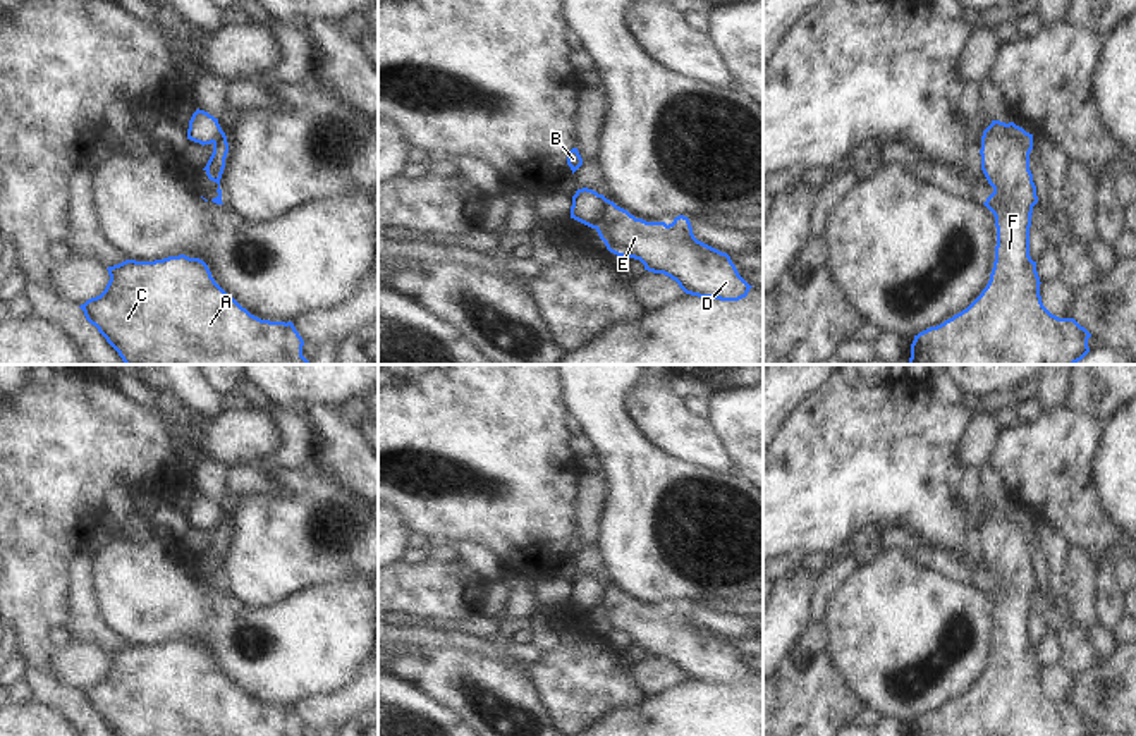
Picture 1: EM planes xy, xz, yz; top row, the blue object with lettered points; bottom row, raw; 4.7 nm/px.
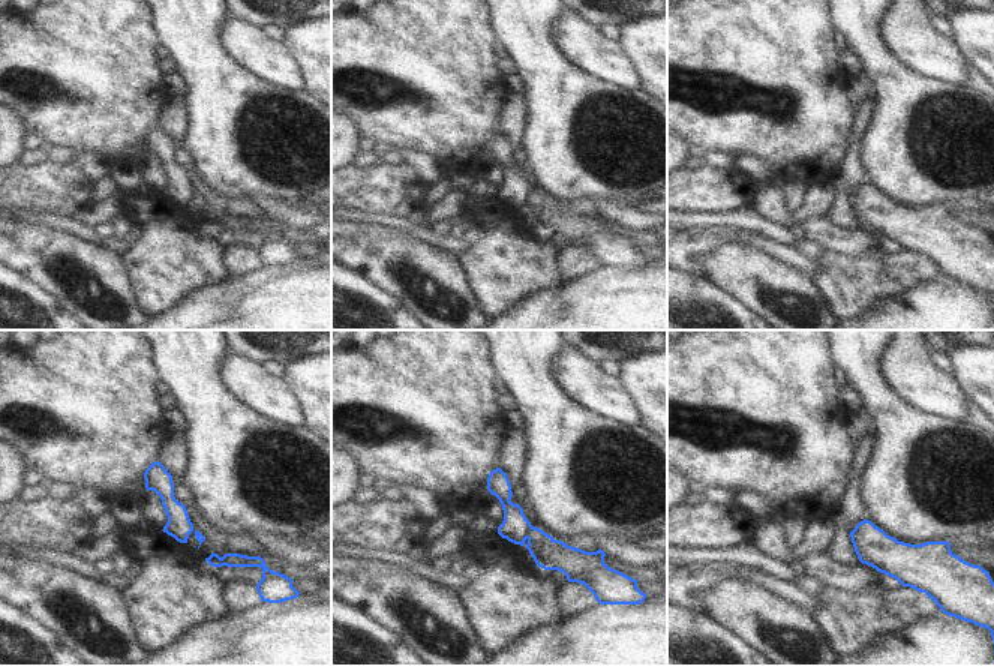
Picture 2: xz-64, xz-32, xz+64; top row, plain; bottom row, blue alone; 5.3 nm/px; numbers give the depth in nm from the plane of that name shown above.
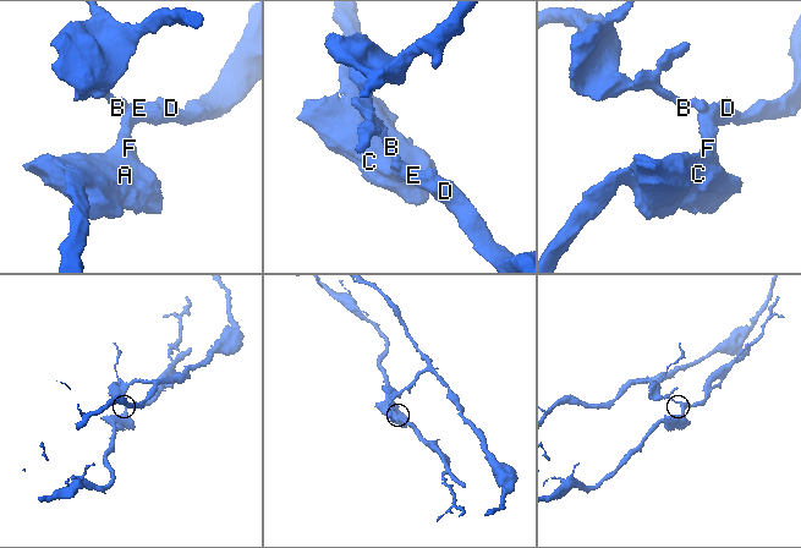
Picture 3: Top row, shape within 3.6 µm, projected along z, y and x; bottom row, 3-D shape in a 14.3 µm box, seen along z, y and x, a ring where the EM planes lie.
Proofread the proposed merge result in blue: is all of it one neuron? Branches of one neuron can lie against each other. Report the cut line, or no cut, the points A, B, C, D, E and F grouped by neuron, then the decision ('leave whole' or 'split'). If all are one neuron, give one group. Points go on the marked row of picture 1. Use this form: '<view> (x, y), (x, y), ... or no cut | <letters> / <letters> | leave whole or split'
xz (605, 198), (600, 208), (600, 222), (595, 227) | A C D E F / B | split

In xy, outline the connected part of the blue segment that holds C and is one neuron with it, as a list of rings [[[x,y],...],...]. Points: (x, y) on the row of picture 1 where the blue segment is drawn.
[[[199,258],[125,260],[107,270],[105,291],[79,308],[125,365],[309,365],[292,322],[251,315],[215,282]]]

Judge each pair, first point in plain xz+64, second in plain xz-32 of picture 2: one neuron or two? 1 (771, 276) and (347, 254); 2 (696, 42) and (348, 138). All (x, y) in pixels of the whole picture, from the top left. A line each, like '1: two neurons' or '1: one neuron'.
1: one neuron
2: two neurons

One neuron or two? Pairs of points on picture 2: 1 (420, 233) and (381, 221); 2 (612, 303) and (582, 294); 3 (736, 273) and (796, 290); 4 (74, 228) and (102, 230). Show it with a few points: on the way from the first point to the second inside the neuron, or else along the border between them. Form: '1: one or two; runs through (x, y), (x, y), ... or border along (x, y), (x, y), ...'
1: one; runs through (411, 228), (390, 222)
2: one; runs through (604, 303), (589, 302)
3: one; runs through (751, 276), (769, 290), (781, 290)
4: two; border along (92, 230), (101, 237), (113, 236)

